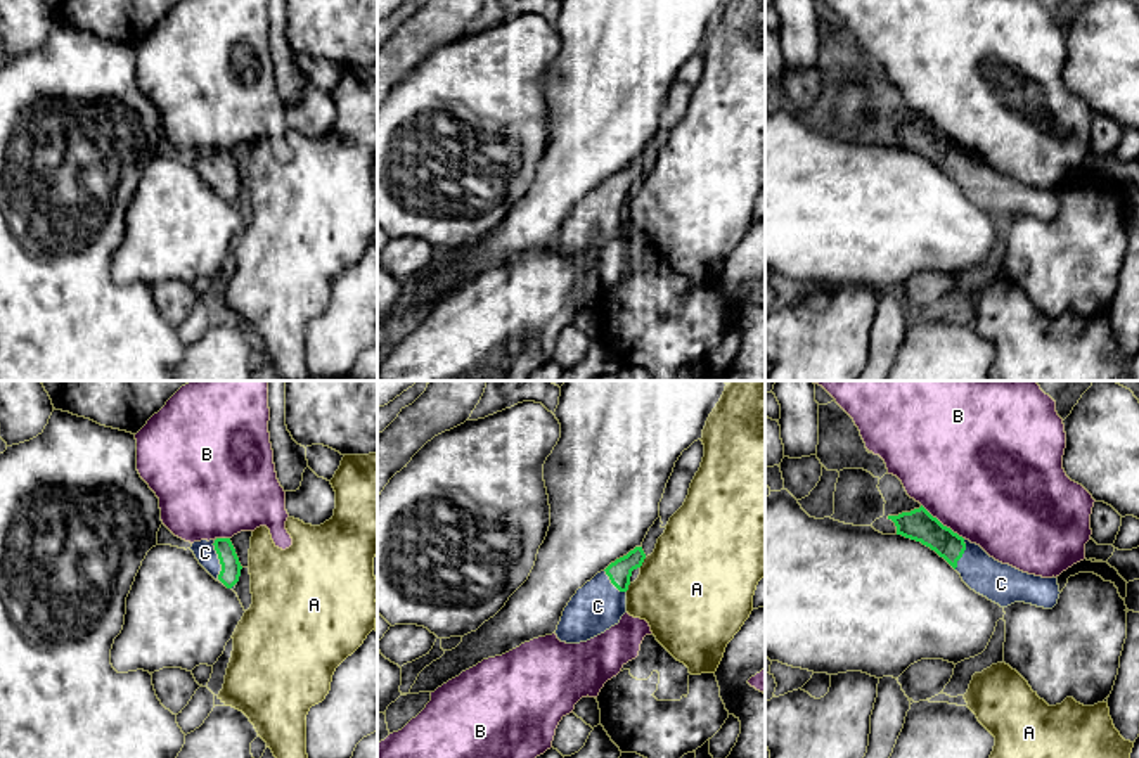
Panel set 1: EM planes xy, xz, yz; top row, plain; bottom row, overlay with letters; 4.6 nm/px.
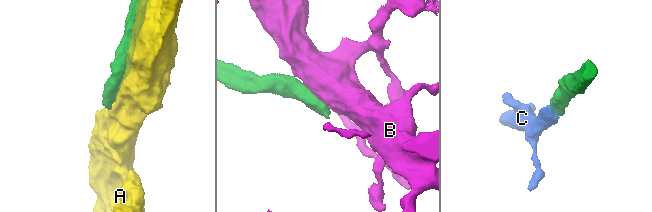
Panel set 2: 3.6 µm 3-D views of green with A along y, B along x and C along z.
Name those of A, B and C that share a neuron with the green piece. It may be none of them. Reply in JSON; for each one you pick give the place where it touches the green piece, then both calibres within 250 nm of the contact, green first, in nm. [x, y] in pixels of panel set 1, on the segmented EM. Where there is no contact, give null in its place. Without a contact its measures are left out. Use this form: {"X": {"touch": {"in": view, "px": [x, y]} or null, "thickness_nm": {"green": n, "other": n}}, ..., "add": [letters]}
{"C": {"touch": {"in": "xy", "px": [220, 561]}, "thickness_nm": {"green": 100, "other": 100}}, "add": ["C"]}

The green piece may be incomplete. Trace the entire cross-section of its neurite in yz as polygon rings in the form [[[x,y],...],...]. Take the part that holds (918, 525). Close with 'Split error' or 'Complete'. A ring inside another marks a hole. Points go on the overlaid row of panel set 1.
[[[923,505],[911,512],[888,516],[897,535],[921,542],[943,557],[976,594],[1007,607],[1025,602],[1052,609],[1059,599],[1058,578],[1042,578],[1023,573],[990,557],[980,545],[959,536],[943,526]]]. Split error

